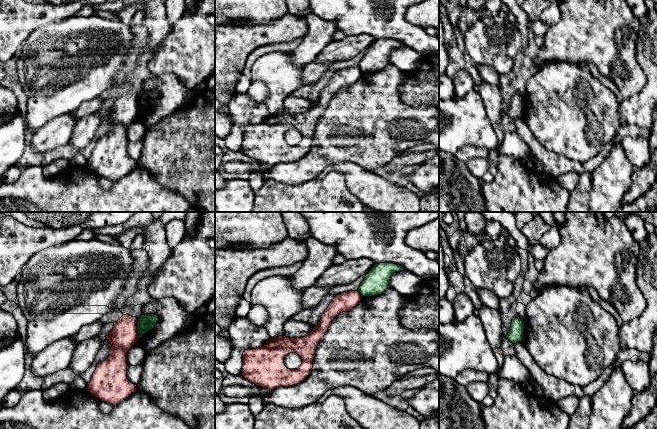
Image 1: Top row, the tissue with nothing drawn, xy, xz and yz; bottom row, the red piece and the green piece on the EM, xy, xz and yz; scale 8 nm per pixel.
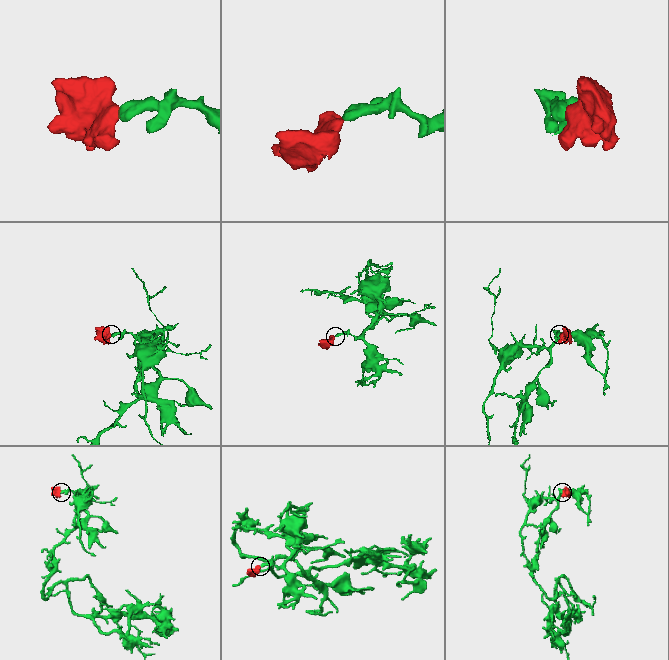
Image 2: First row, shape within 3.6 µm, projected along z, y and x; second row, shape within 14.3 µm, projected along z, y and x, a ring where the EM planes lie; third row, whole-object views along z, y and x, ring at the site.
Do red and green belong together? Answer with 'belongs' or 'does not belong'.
does not belong

